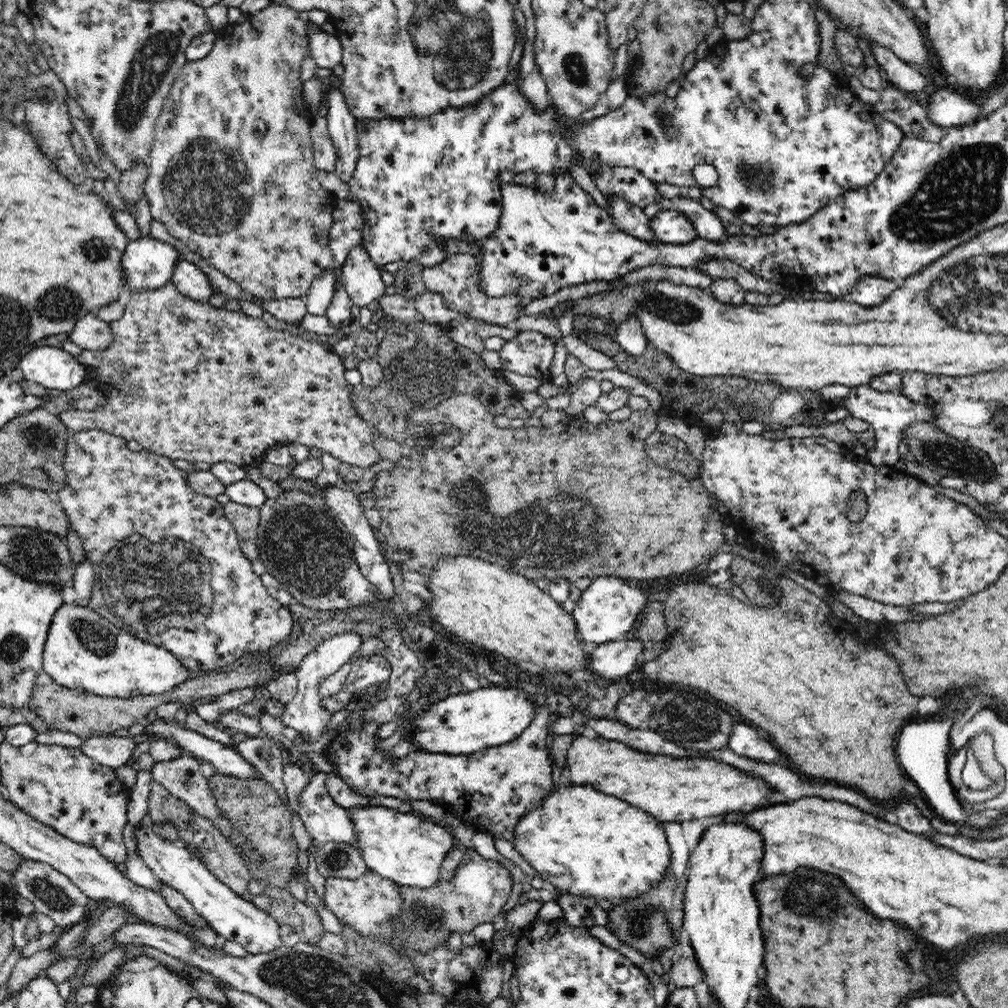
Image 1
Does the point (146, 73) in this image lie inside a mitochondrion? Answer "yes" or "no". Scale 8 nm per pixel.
yes

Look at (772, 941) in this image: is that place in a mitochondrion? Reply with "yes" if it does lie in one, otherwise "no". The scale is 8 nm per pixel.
no

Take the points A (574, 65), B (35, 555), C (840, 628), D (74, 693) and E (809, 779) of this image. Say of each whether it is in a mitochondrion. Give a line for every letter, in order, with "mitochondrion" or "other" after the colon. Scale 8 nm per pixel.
A: mitochondrion
B: mitochondrion
C: other
D: other
E: other

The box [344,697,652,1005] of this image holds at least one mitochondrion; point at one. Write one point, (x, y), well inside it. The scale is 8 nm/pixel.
(426, 917)

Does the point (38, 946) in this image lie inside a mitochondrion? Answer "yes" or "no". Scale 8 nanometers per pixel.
no

